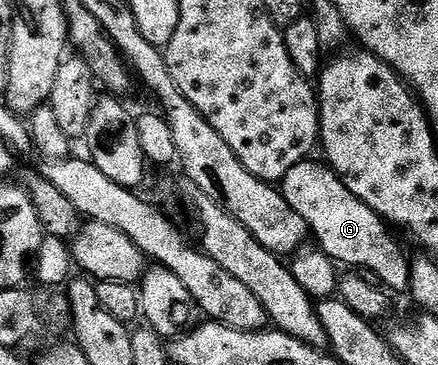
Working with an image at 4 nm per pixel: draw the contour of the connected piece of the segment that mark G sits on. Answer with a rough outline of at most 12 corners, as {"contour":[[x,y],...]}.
{"contour":[[331,165],[278,185],[315,244],[393,294],[412,266],[393,230]]}

